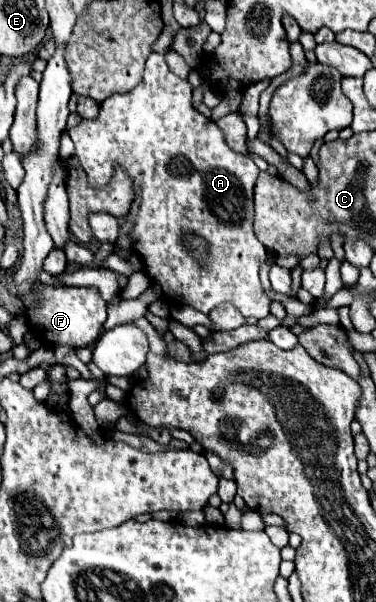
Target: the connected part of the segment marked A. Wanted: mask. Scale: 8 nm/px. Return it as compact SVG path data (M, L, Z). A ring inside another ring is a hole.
M169 47L161 54L153 52L147 58L143 80L129 94L115 94L103 100L95 120L81 120L81 124L71 128L67 134L75 144L75 154L91 184L105 186L113 176L113 164L121 164L133 182L143 186L131 242L133 250L145 262L153 284L161 286L165 300L191 306L203 314L209 314L223 302L231 302L245 318L261 320L271 314L271 298L267 298L263 292L259 278L259 270L267 260L267 252L253 232L253 188L259 168L251 154L229 150L229 158L223 158L223 154L227 154L223 152L223 146L227 150L225 134L215 122L191 106L191 84L187 79L175 76L165 62L165 54L171 50ZM187 234L199 236L207 242L207 252L203 254L205 260L195 258L185 240Z

